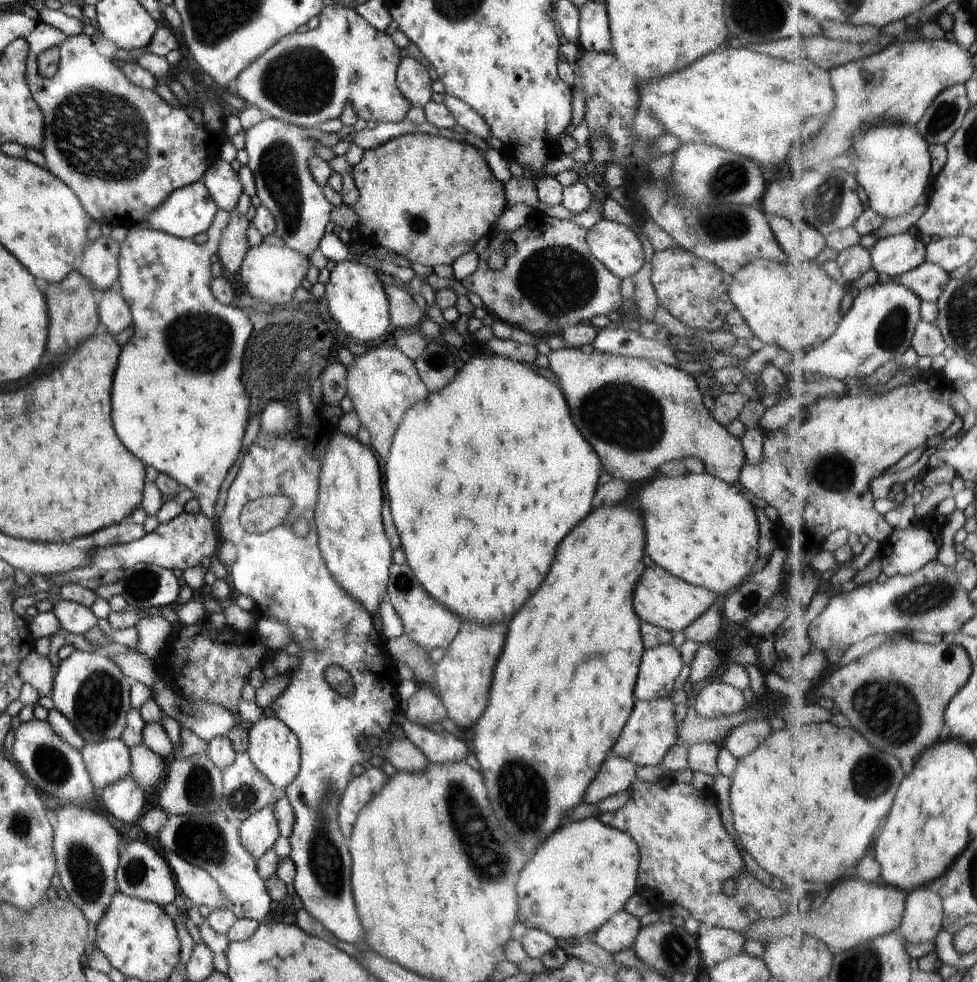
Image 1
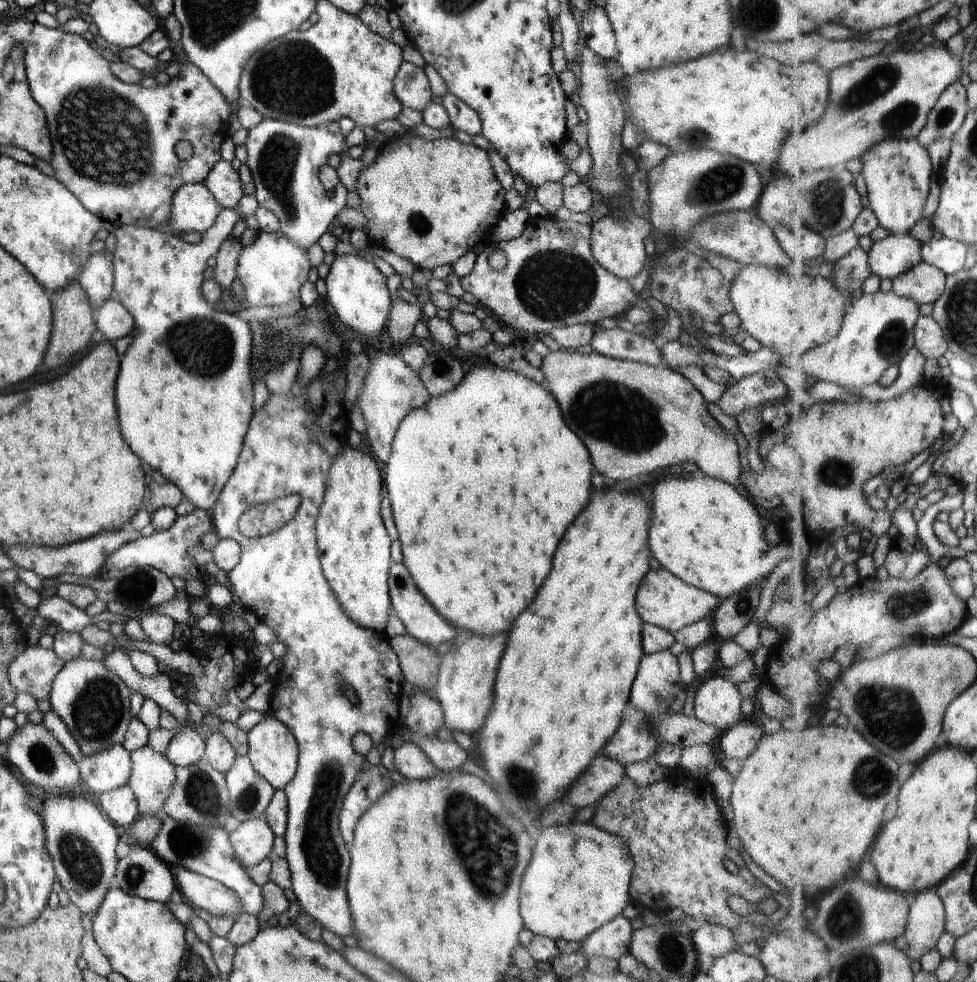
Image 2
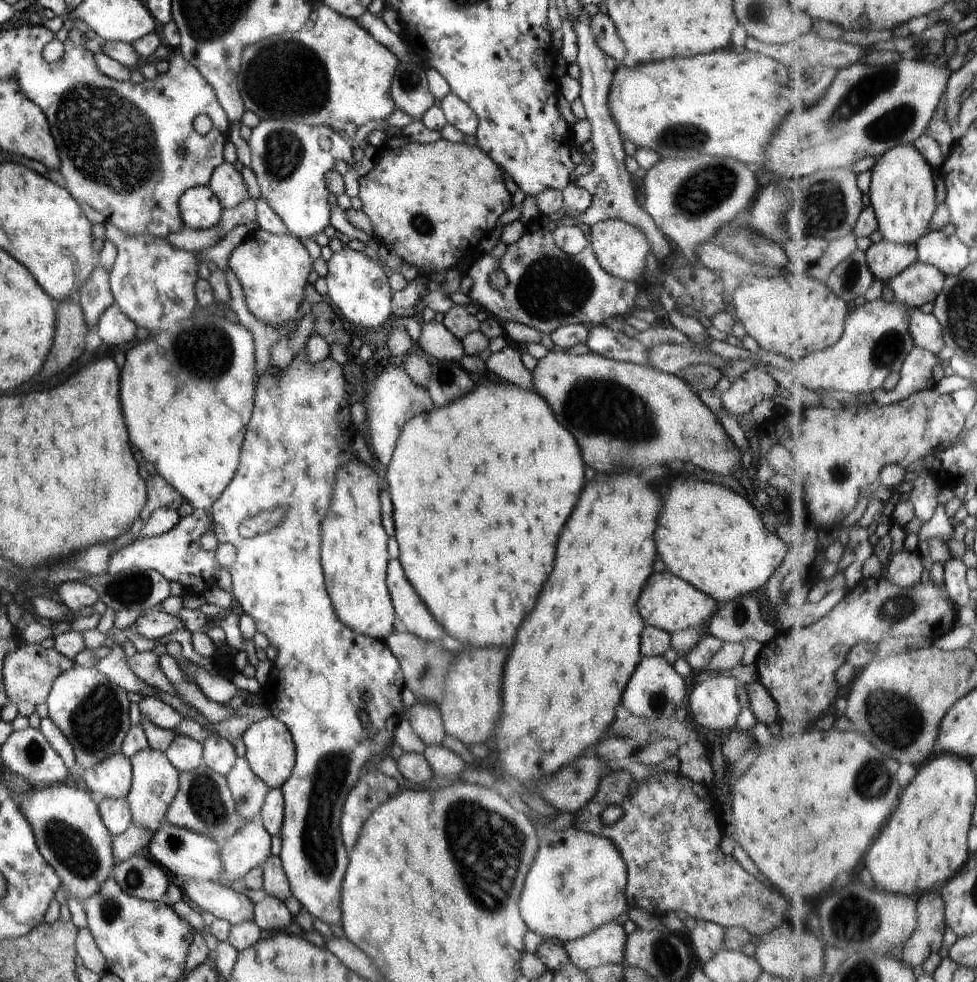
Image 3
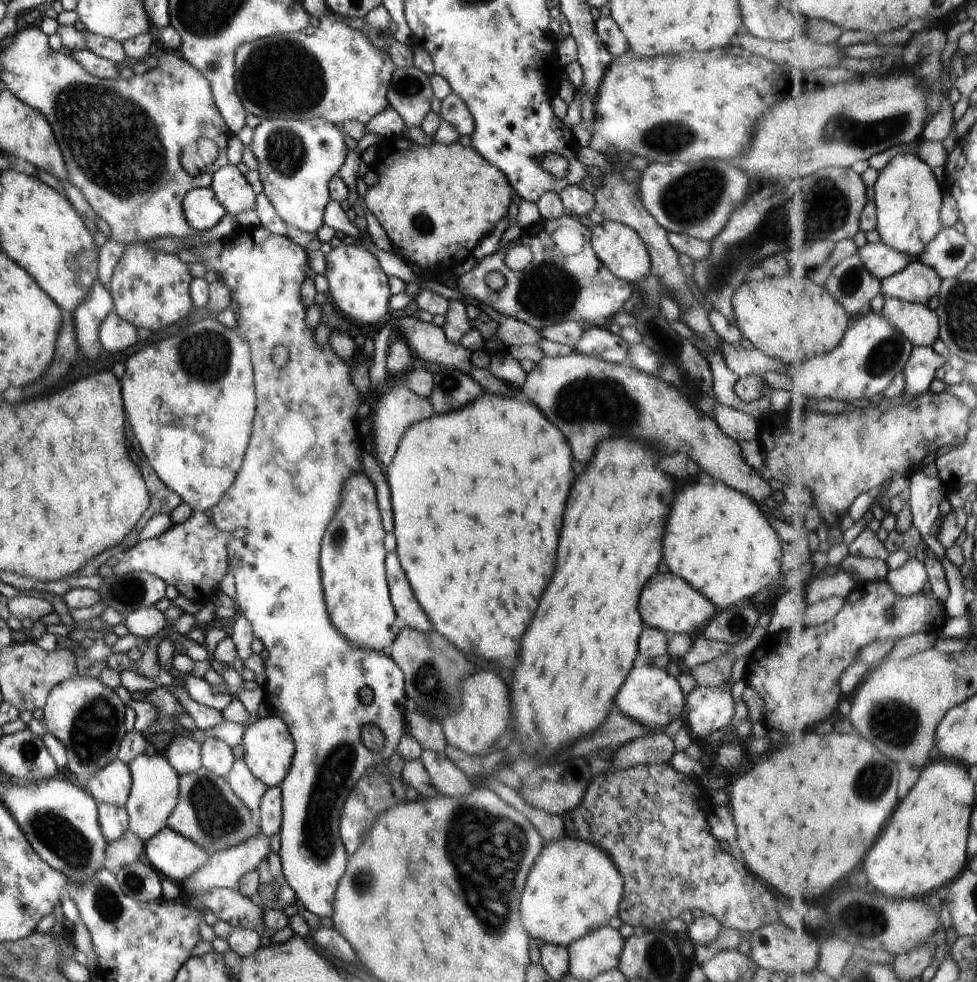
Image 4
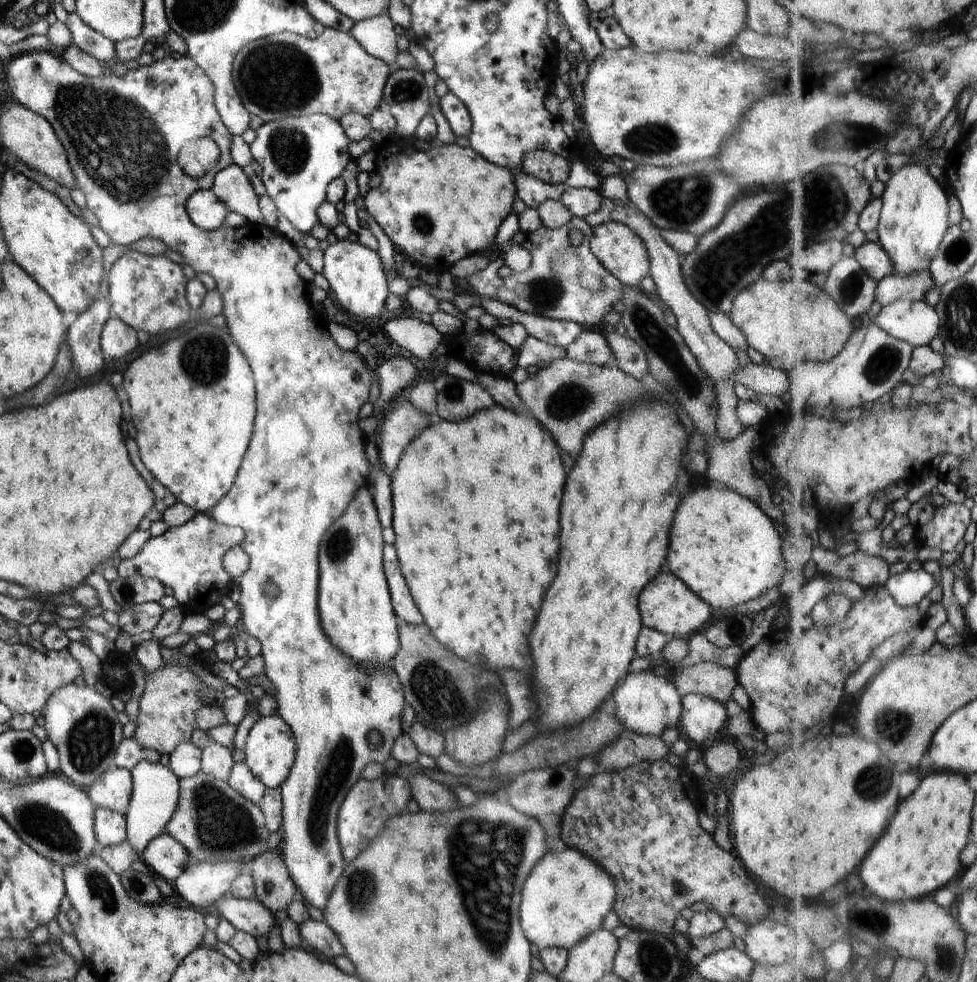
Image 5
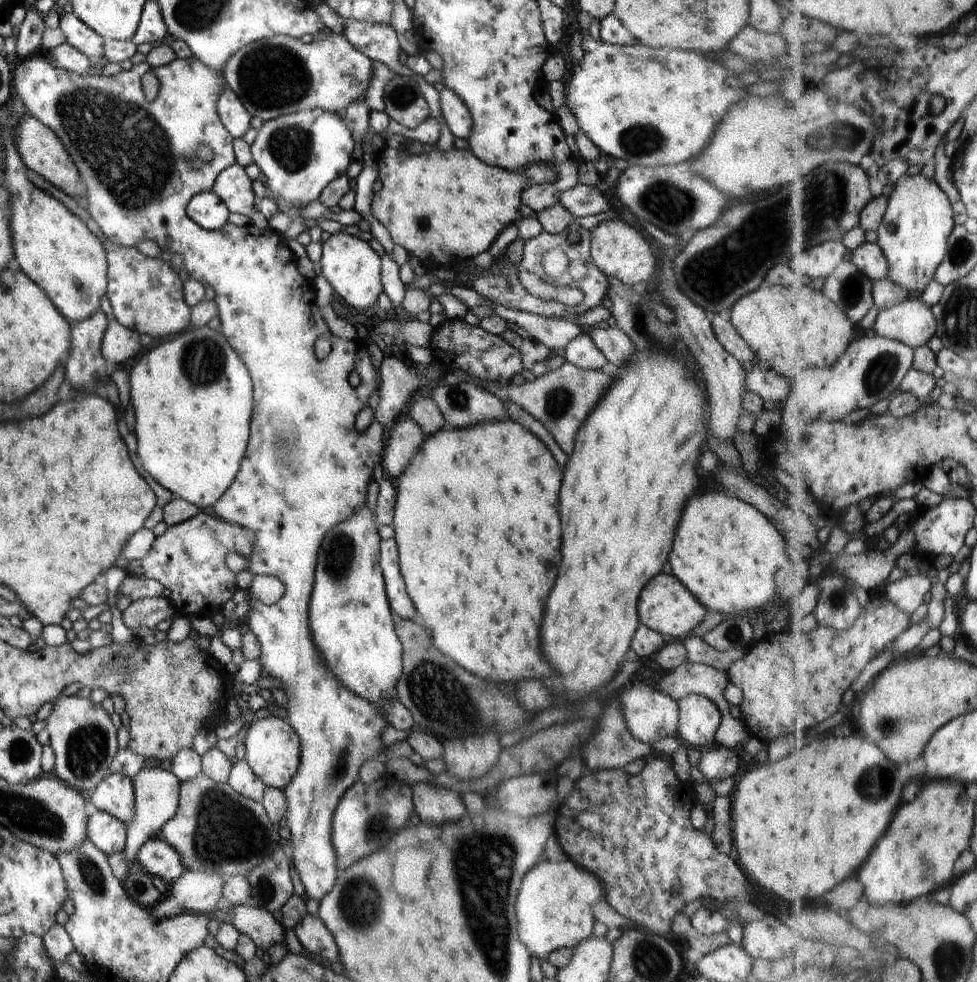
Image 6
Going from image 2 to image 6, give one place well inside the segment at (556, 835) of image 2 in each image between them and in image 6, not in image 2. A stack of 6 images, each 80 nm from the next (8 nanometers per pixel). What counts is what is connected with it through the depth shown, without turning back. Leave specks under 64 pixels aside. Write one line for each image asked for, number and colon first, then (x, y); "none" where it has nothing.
3: (577, 883)
4: (574, 888)
5: (565, 898)
6: (553, 909)

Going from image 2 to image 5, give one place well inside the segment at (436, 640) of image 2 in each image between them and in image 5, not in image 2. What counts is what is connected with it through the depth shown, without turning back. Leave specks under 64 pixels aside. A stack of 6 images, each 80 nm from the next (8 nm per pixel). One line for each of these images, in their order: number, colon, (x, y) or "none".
3: (418, 620)
4: (403, 601)
5: (401, 599)

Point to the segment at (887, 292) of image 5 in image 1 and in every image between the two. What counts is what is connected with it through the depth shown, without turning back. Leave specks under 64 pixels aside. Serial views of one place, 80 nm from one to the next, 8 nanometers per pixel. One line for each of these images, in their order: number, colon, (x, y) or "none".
1: (929, 280)
2: (926, 283)
3: (922, 283)
4: (918, 282)

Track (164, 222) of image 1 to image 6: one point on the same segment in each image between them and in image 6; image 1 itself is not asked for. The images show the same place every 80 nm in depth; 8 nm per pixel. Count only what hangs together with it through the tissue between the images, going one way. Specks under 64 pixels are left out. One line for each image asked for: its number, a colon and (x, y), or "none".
2: (194, 209)
3: (198, 207)
4: (202, 210)
5: (205, 209)
6: (206, 209)

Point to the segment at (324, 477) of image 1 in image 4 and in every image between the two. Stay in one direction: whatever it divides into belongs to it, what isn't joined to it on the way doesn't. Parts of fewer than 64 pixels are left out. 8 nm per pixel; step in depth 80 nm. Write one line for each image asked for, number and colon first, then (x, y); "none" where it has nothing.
2: (354, 546)
3: (354, 555)
4: (352, 560)

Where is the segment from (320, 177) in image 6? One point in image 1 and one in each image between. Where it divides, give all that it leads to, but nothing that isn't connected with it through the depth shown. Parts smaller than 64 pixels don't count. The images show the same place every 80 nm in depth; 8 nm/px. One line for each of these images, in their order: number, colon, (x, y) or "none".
1: (279, 152)
2: (284, 158)
3: (290, 159)
4: (296, 159)
5: (299, 157)

